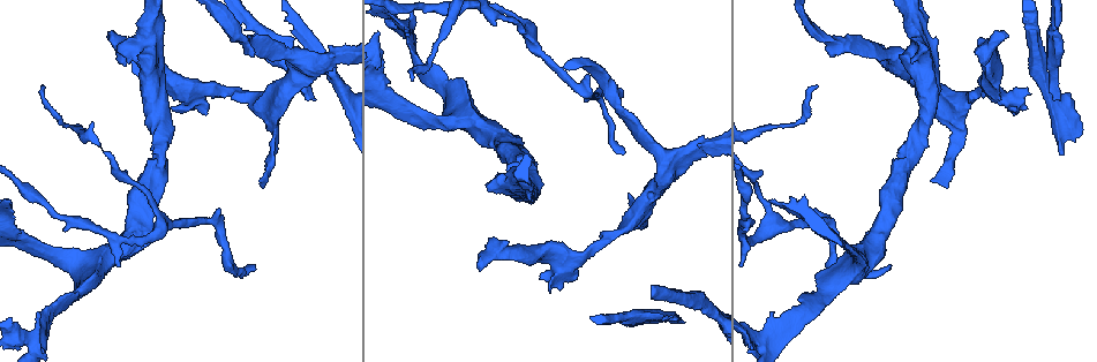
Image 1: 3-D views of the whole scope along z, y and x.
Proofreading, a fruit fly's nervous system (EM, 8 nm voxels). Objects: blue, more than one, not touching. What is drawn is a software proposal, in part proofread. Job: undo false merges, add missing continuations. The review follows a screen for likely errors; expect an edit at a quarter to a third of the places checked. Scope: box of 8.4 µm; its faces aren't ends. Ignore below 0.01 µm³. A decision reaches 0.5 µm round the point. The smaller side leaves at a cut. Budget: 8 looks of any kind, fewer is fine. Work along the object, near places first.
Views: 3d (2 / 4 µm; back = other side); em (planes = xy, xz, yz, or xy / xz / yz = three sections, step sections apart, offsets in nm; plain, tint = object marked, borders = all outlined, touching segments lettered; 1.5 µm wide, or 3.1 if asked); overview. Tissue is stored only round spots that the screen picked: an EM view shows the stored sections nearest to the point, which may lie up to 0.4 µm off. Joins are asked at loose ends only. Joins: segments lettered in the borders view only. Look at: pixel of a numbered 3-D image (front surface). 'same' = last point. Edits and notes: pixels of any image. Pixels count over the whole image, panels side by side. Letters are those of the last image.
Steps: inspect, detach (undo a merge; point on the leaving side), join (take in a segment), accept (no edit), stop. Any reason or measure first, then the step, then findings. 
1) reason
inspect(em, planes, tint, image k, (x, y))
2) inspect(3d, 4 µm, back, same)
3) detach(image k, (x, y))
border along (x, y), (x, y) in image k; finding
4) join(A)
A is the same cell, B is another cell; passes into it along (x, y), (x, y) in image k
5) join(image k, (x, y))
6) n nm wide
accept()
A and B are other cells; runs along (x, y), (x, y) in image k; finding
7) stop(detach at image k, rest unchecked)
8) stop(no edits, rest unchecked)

end of a long branch
inspect(em, xz, step 4, tint, image 1, (42, 85))

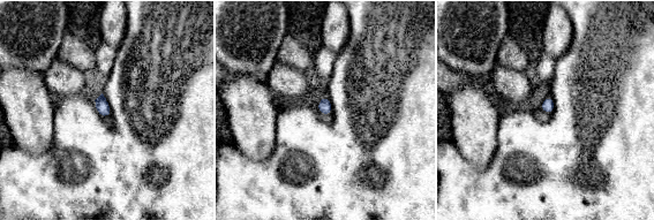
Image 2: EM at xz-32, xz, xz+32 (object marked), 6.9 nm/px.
inspect(em, planes, tint, same)

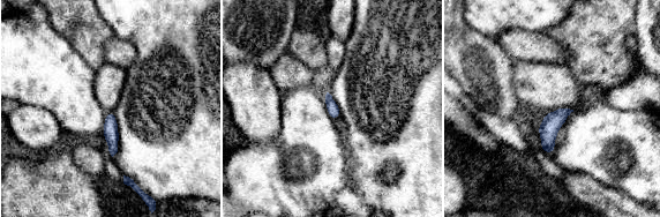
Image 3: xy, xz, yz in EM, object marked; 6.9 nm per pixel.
inspect(em, planes, borders, same)

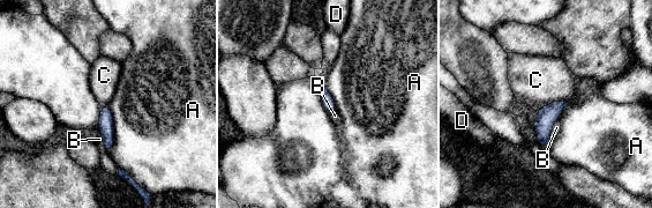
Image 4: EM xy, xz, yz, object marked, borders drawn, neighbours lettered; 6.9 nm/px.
90 nm wide; A touches over 220 nm
accept()
A, B, C and D are other cells; no lettered segment goes on from it

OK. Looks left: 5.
calibre changes
inspect(3d, 2 µm, back, image 1, (645, 203))

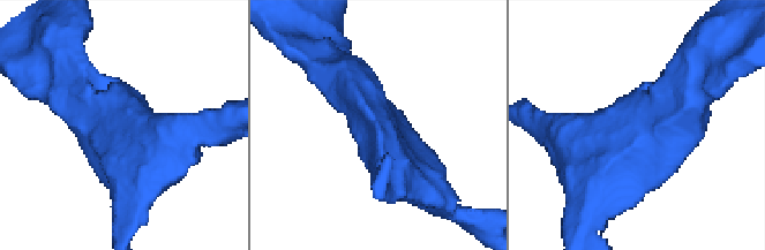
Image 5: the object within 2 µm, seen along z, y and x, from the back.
shape alone is not enough
inspect(em, xy, step 4, tint, image 5, (381, 132))

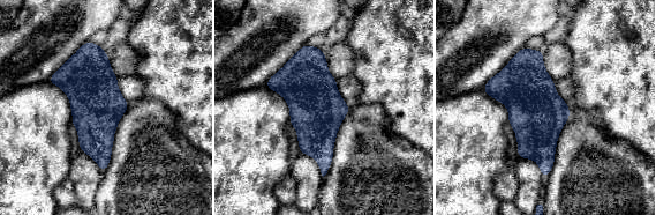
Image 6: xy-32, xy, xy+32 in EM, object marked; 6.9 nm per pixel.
cut it another way
inspect(em, yz, step 8, borders, same)

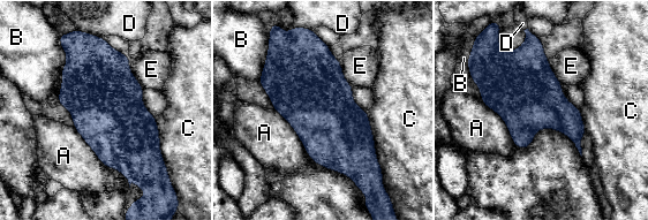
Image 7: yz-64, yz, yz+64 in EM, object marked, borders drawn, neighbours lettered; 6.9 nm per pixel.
accept()
A, B, C, D and E are other cells; one neuron here

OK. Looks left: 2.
free end
inspect(em, planes, tint, image 1, (315, 99))

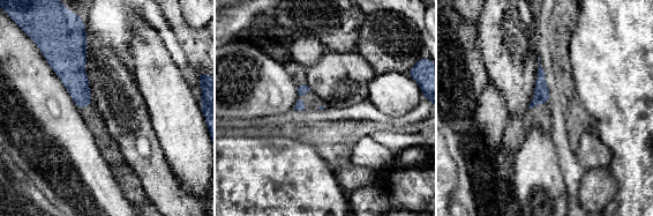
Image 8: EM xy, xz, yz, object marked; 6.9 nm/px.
see the neighbours
inspect(em, planes, borders, same)

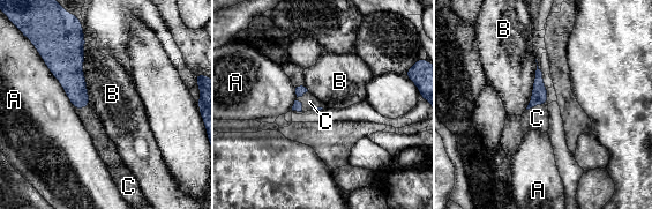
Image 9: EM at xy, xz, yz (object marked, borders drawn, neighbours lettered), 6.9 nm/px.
A touches over 440 nm
join(C)
C is the same cell, A and B are other cells; passes into it along (297, 106), (298, 101), (309, 102) in image 9; it goes on there

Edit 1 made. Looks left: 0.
stop(join at image 9, rest unchecked)

